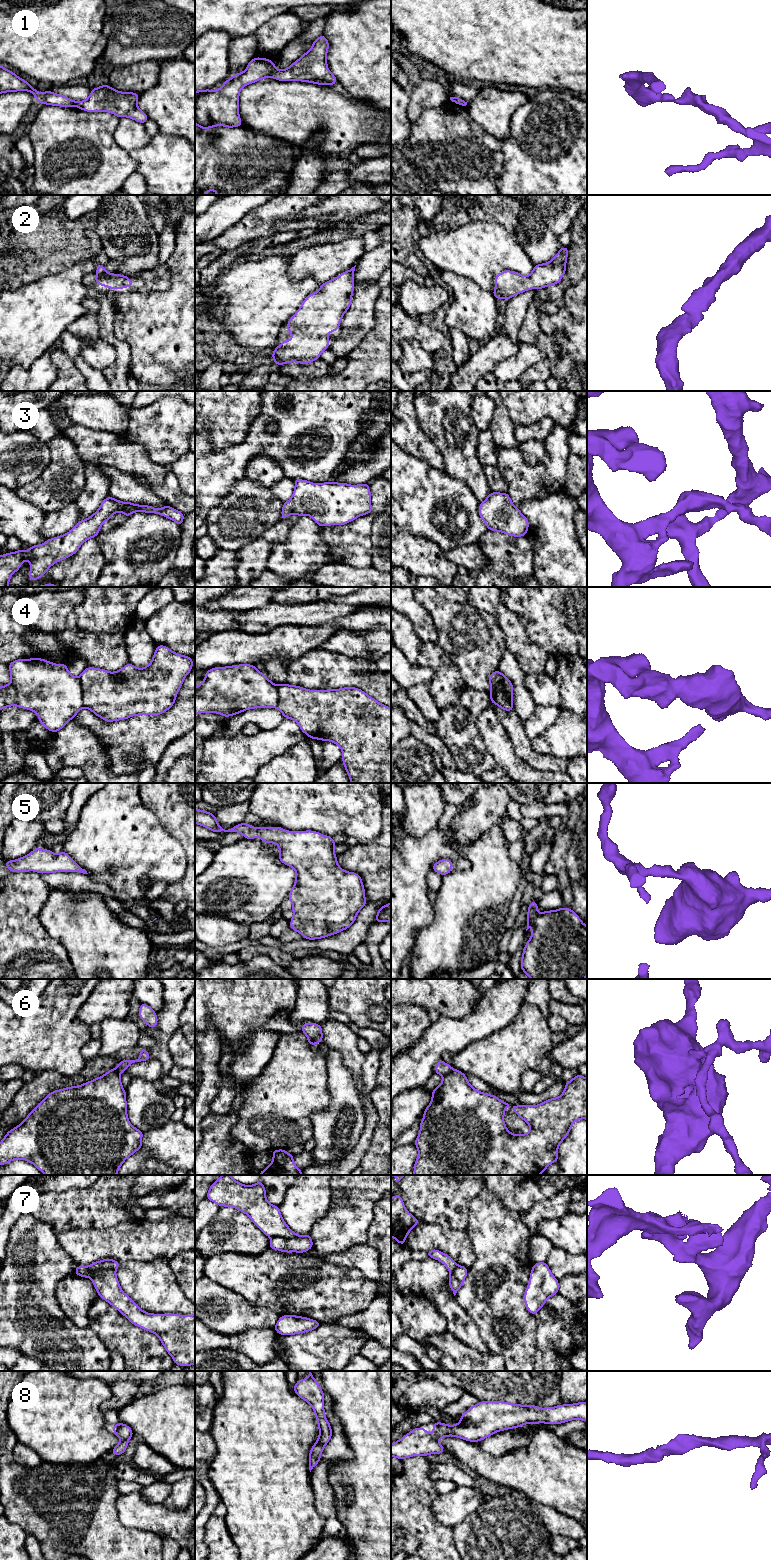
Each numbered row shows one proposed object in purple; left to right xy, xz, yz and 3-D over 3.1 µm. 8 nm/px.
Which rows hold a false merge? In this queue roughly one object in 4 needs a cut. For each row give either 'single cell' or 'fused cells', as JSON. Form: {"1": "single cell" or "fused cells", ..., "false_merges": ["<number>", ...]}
{"1": "fused cells", "2": "single cell", "3": "single cell", "4": "fused cells", "5": "single cell", "6": "fused cells", "7": "fused cells", "8": "single cell", "false_merges": ["1", "4", "6", "7"]}

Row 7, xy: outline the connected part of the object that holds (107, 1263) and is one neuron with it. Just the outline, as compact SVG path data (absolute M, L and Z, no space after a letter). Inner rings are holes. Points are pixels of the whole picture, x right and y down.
M107 1258L107 1259L103 1259L103 1260L92 1263L91 1265L89 1265L89 1269L91 1271L95 1271L98 1269L108 1269L109 1268L109 1269L113 1269L116 1271L119 1266L120 1264L118 1261Z

